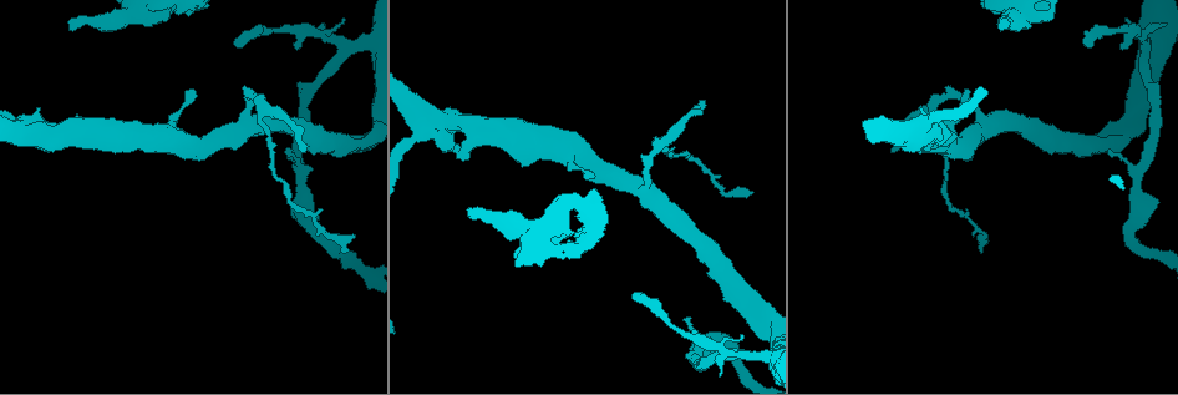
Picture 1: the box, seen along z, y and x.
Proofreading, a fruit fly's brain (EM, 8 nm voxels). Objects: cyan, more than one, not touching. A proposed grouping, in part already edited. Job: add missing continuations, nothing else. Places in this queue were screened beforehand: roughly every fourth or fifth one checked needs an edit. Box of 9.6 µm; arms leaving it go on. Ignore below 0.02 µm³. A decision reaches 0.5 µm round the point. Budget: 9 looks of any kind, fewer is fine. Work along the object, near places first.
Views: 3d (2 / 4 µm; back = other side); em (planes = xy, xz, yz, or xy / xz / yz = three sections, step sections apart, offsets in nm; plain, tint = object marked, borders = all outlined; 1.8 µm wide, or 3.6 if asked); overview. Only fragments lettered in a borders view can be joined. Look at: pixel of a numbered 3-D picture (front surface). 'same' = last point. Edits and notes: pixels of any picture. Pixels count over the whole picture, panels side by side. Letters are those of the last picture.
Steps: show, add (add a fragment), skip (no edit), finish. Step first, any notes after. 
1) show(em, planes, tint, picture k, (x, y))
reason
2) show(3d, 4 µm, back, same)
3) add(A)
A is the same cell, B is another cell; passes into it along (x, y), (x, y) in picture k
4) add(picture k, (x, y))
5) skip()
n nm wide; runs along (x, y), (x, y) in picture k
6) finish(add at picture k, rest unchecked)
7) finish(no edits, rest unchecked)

show(em, yz, step 4, borders, picture 1, (351, 44))
calibre changes

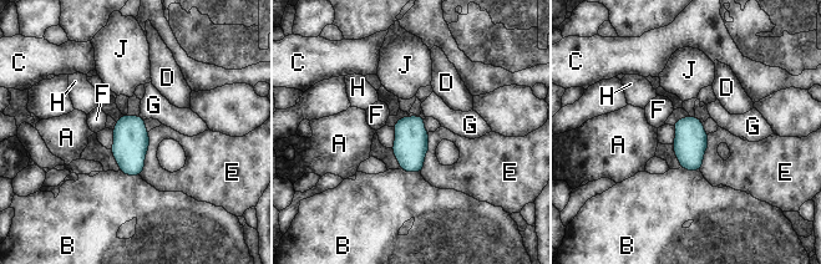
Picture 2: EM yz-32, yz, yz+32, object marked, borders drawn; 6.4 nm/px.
show(em, planes, borders, same)

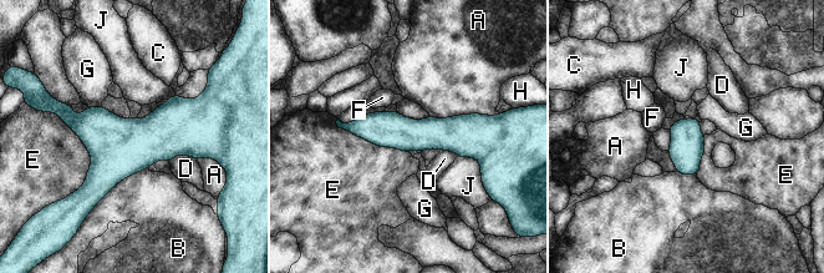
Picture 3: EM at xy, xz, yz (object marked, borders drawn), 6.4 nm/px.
skip()
E touches over 600 nm; A, B, C, D, E, F, G, H and J are other cells; runs along (344, 126), (400, 132), (483, 129) in picture 3; none of them fits

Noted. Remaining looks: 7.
show(3d, 2 µm, picture 1, (289, 148))
thin end

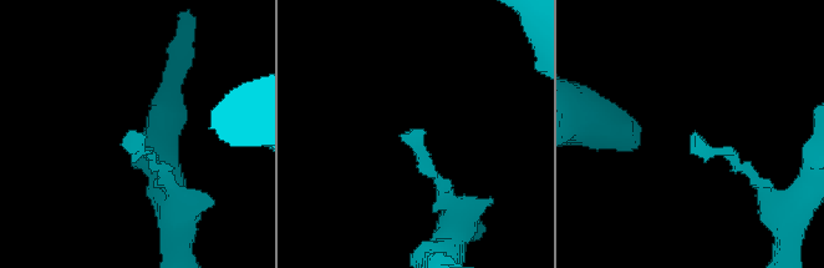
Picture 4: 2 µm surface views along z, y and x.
show(em, planes, borders, picture 4, (422, 132))
now the EM

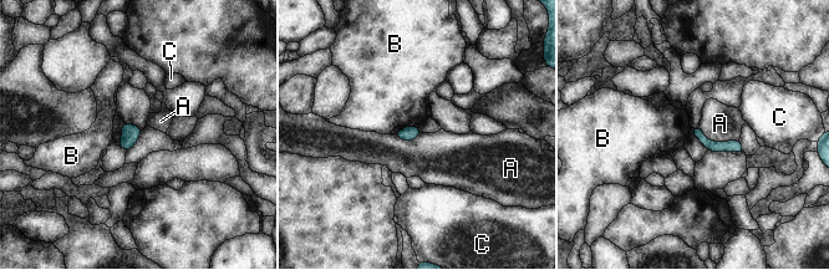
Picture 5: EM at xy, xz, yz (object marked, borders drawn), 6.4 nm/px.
skip()
A, B and C are other cells; border along (698, 126), (711, 141), (738, 141) in picture 5; no lettered fragment goes on from it

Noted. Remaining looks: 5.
show(em, planes, borders, picture 1, (71, 28))
an open end

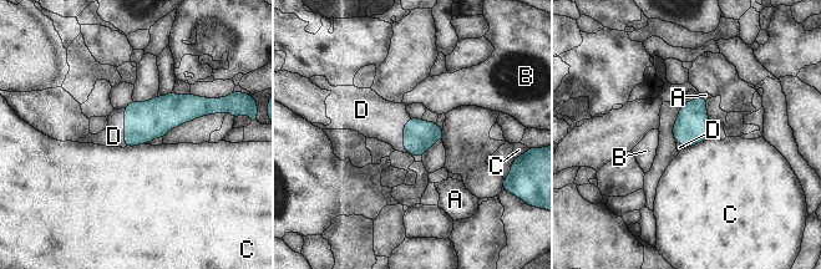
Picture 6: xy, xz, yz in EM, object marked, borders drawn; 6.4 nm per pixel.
add(D)
200 nm wide; D touches over 240 nm; D is the same cell, A, B and C are other cells; the neuron continues

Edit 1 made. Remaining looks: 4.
show(3d, 4 µm, back, picture 1, (303, 150))
an open end

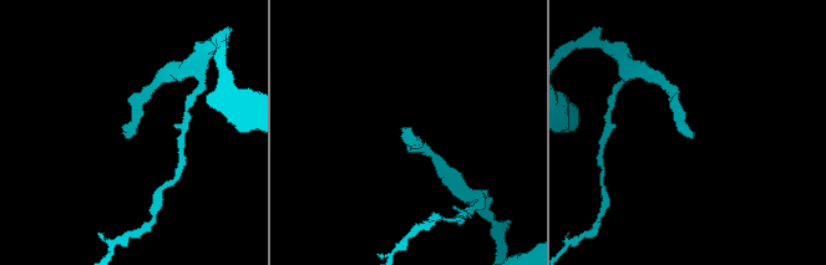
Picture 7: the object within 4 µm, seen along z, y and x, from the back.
show(em, planes, tint, picture 7, (411, 127))

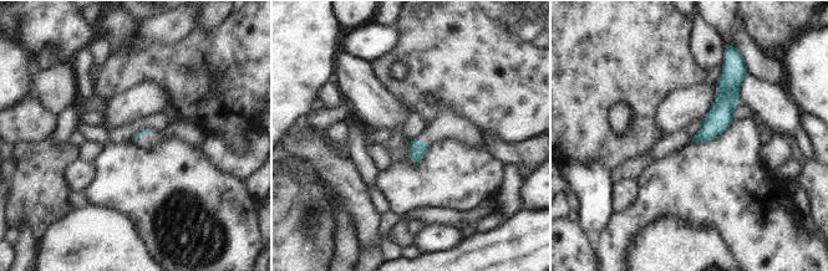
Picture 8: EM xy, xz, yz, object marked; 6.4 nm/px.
show(em, planes, borders, same)
what lies round it

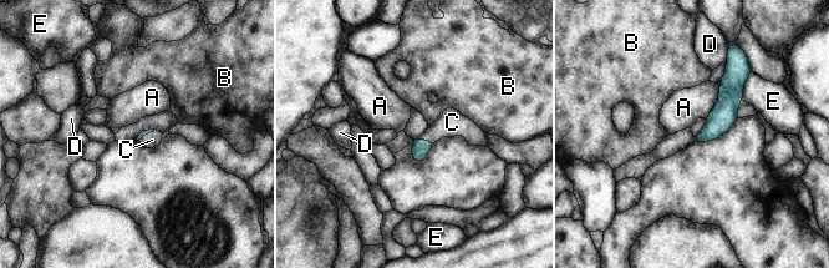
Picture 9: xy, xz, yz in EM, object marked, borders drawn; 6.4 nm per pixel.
add(C)
C is the same cell, A, B, D and E are other cells; the neuron continues

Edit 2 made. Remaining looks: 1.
finish(add at picture 6, add at picture 9, rest unchecked)

